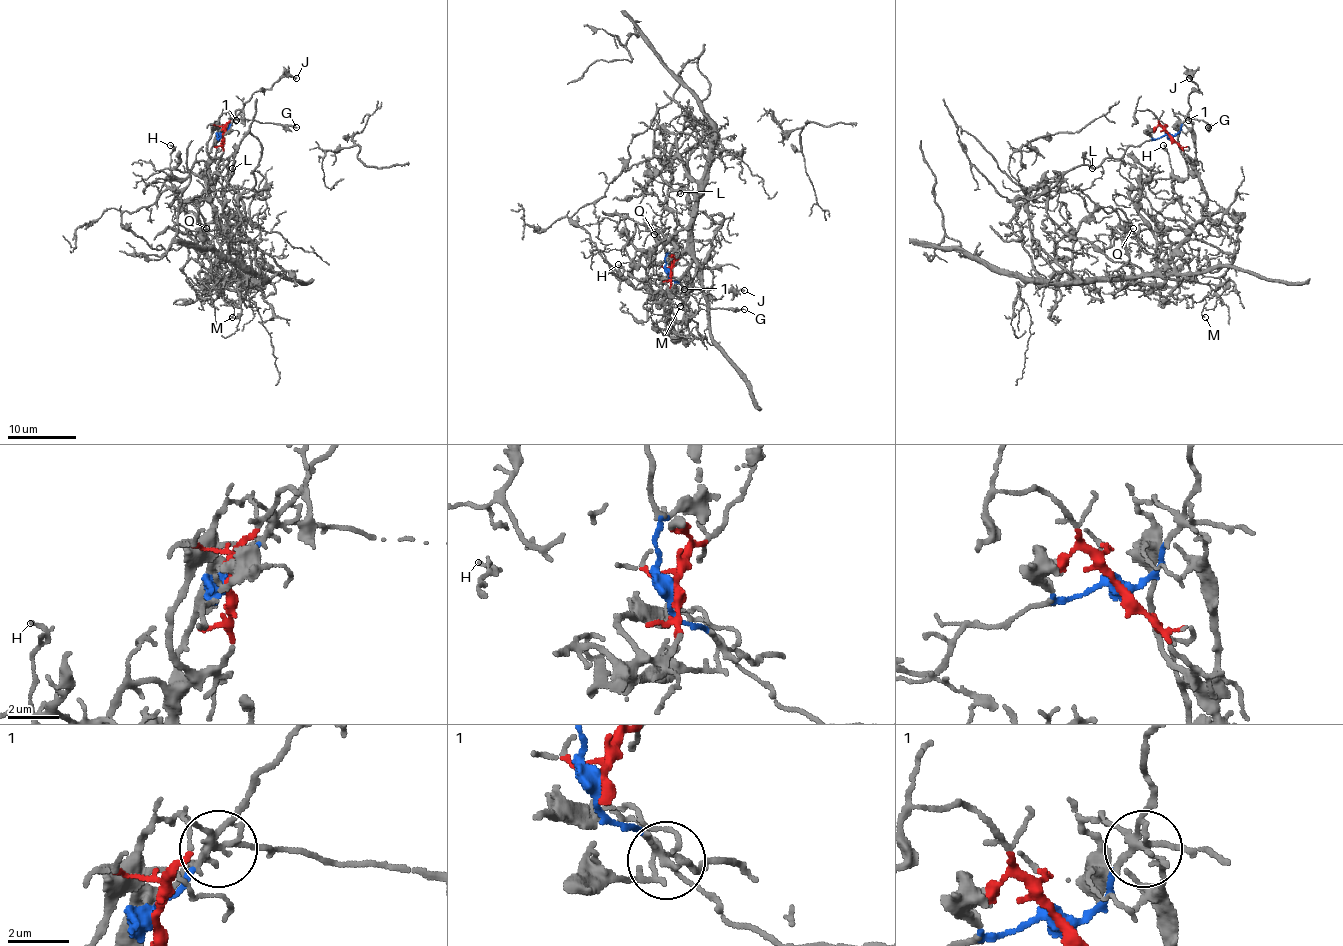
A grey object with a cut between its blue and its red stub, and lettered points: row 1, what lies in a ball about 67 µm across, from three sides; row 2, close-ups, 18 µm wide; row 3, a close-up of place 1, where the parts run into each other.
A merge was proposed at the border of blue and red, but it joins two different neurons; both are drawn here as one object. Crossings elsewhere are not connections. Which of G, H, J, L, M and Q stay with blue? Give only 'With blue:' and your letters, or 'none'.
With blue: G, J, L

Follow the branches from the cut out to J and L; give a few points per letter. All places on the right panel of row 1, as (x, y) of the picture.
J: (1169, 135), (1181, 128), (1190, 111), (1188, 97), (1198, 87), (1190, 78)
L: (1169, 135), (1130, 147), (1119, 159), (1106, 159), (1095, 167), (1089, 167), (1083, 162), (1083, 155), (1092, 169)

